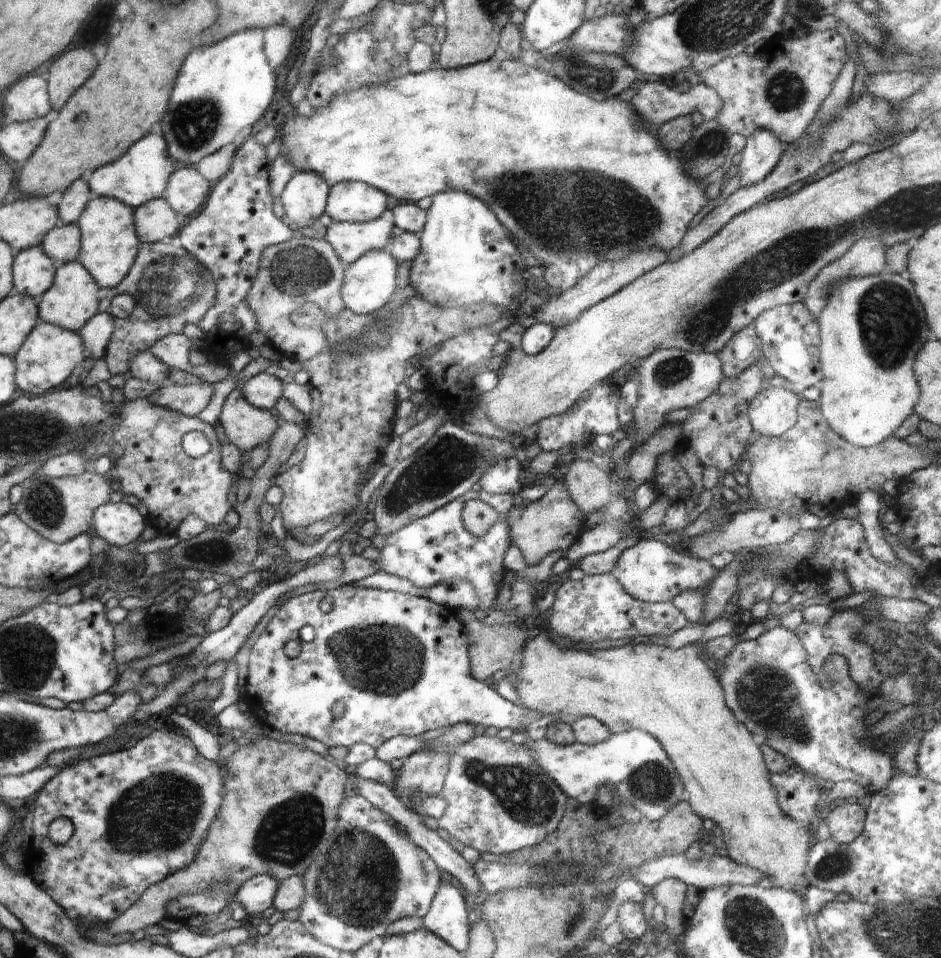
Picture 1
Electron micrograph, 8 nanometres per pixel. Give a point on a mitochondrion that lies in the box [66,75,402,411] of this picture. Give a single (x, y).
(169, 295)

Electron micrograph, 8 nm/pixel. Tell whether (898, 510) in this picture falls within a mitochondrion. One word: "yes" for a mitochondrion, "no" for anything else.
no

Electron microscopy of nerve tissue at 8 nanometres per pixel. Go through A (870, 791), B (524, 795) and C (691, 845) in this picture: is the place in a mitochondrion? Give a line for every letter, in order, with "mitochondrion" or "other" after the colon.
A: other
B: mitochondrion
C: other

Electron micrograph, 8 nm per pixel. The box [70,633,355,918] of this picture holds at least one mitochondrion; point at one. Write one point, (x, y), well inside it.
(138, 822)

